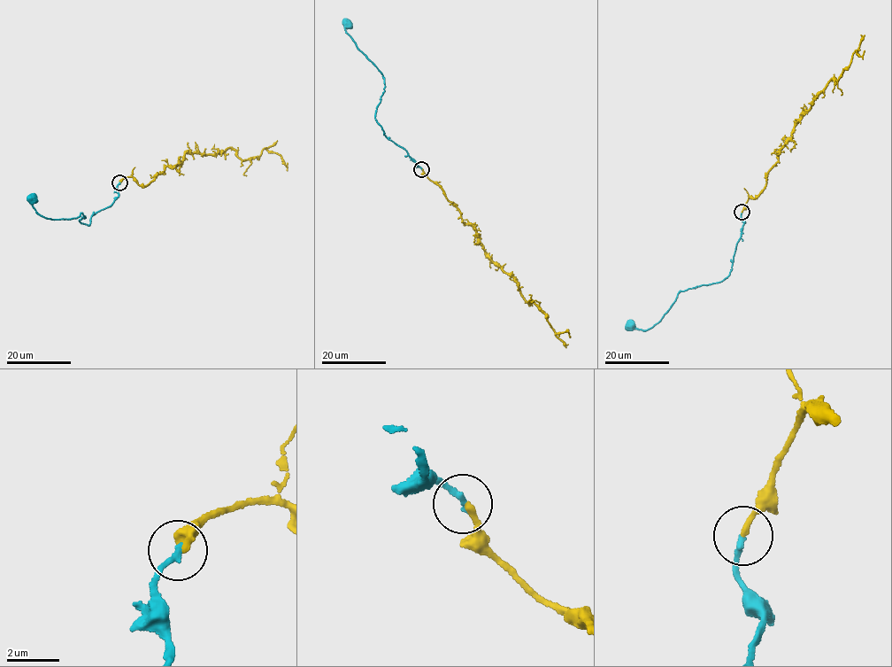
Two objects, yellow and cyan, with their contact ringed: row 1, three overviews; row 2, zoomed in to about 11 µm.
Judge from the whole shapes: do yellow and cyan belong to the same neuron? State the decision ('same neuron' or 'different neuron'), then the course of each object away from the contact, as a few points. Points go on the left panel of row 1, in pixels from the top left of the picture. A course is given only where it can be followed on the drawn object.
same neuron; yellow runs (120, 182), (129, 176), (145, 186), (186, 153), (212, 155), (230, 148), (244, 160), (265, 149), (287, 162); cyan runs (119, 182), (118, 197), (88, 225), (79, 221), (82, 213), (41, 215), (28, 195)

